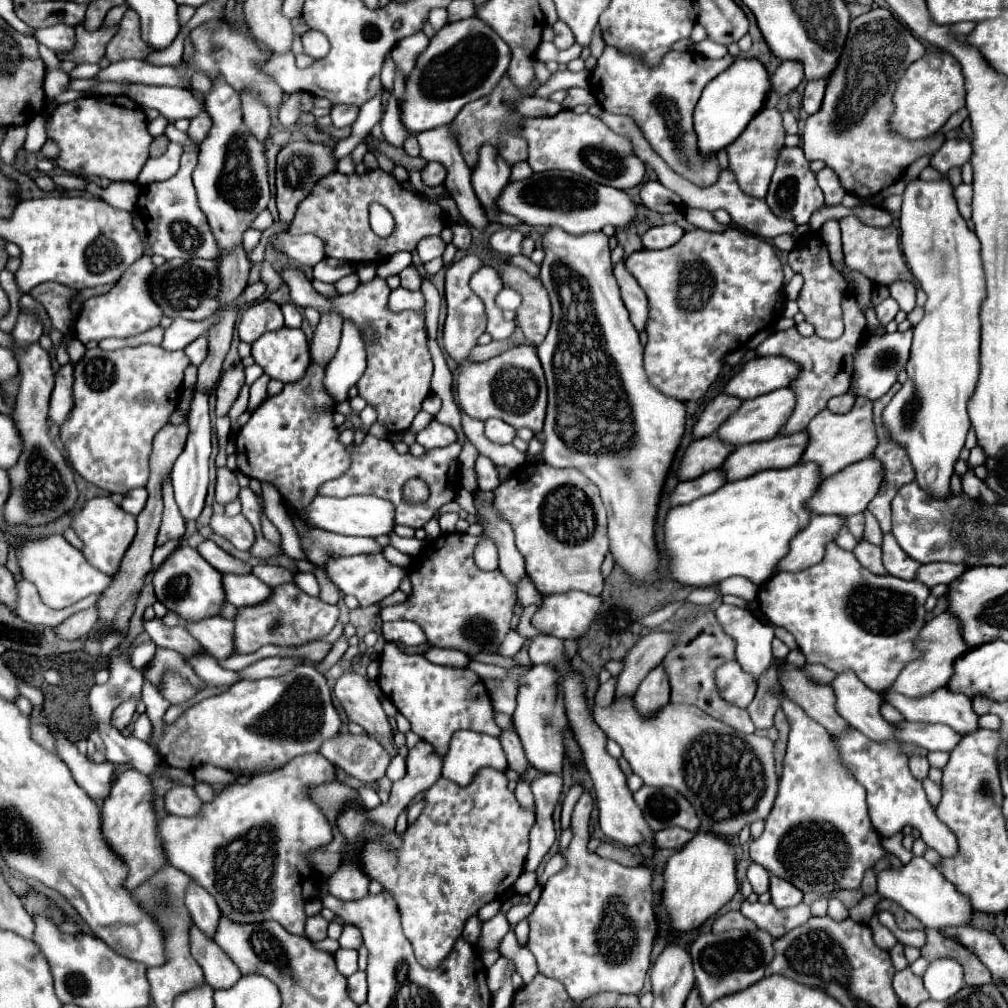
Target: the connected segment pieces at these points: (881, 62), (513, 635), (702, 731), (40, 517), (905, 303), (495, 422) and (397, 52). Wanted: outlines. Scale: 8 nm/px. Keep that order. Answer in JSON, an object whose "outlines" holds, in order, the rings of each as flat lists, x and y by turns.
{"outlines":[[[883,7,871,9,869,13,863,13,861,17,851,21,849,35,847,35,843,53,839,57,839,63,827,81,823,105,815,115,807,119,803,129,803,141,801,141,801,149,807,161,819,159,827,167,831,167,837,173,841,187,847,193,855,197,877,195,885,187,897,183,913,161,917,161,923,155,933,155,943,145,945,135,941,133,927,137,923,141,907,141,907,139,901,139,899,135,893,135,893,131,889,131,889,115,893,113,893,103,891,103,893,91,901,75,907,71,909,63,921,59,923,53,925,53,925,47,921,45,921,41,889,9,883,9]],[[515,629,507,635,507,639,505,639,505,643,501,643,501,647,497,649,497,653,499,655,505,655,505,657,513,657,513,655,517,655,519,651,521,651,521,647,525,645,525,637,521,637]],[[629,695,615,697,605,707,595,705,593,719,609,739,621,745,623,757,629,761,633,773,639,775,645,785,673,787,693,803,703,831,733,837,755,819,765,819,773,809,773,801,777,795,777,775,773,763,773,743,769,739,759,735,743,735,741,731,713,719,693,705,667,703,659,711,643,717,635,707,635,699]],[[37,343,25,351,25,355,17,355,17,347,13,353,19,361,21,369,21,387,15,401,13,421,23,441,23,451,19,461,7,469,11,481,11,493,3,505,3,519,9,525,47,525,73,511,79,499,79,491,73,479,73,469,67,465,63,453,53,445,49,437,49,399,55,383,55,373,51,369,51,357]],[[905,281,891,283,889,291,891,291,891,297,899,303,901,311,911,313,915,309,915,293,917,293,917,289,911,283,905,283]],[[487,419,485,421,485,437,491,439,493,443,499,443,499,445,511,443,515,439,515,433,517,433,517,429,501,419]],[[419,31,417,35,411,35,411,37,405,37,401,39,395,49,391,51,391,57,395,61,395,67,403,73,403,79,407,81,415,63,417,63,417,57,425,51,425,47,429,45,429,39,423,31]]]}

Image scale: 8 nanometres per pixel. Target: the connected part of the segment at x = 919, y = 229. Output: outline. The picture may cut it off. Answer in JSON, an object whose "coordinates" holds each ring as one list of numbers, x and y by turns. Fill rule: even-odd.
{"coordinates":[[947,177,941,179,941,181,921,181,921,179,915,179,911,183,907,183,905,187,905,193,903,193,903,207,901,207,901,245,903,245,903,255,905,255,905,261,907,261,907,267,909,271,915,275,915,279,921,283,921,289,927,293,927,303,925,303,925,317,919,325,915,325,915,331,913,331,913,347,911,347,911,359,907,363,907,375,909,379,903,383,901,391,891,399,891,403,885,407,883,411,883,421,885,425,889,427,889,433,891,437,901,443,907,453,909,453,909,459,915,467,915,481,919,483,919,487,925,487,925,491,935,497,935,499,945,499,951,489,949,489,949,481,951,481,951,475,955,471,955,461,959,459,959,453,965,445,965,437,967,437,967,431,971,427,969,423,969,415,967,415,967,403,977,387,977,379,979,379,979,343,981,343,981,319,979,319,979,309,981,309,981,301,983,301,983,295,985,295,985,275,983,275,983,267,981,267,981,245,979,245,979,239,973,231,969,231,965,219,961,219,959,211,957,211,957,203,953,203,953,187,949,185]]}

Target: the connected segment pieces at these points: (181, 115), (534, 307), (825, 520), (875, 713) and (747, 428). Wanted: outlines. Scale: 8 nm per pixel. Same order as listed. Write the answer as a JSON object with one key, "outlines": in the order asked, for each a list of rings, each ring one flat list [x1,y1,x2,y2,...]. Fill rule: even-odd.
{"outlines":[[[129,83,129,87,125,87,125,97,137,101,143,109,157,109,167,119,167,123,191,119,197,115,197,111,205,109,203,103,193,99,191,91,181,87]],[[509,263,501,267,499,275,505,287,513,287,521,293,523,303,517,309,517,321,527,341,537,347,545,339,551,325,551,303,543,283]],[[813,515,807,529,799,531,793,537,791,551,787,553,787,557,783,557,779,561,779,567,775,569,775,573,779,573,779,571,801,571,803,567,811,567,811,565,819,563,825,555,825,545,837,537,837,533,843,529,843,525,845,525,845,517,841,517,841,515]],[[853,671,837,673,831,687,835,693,837,713,851,727,859,729,873,741,895,741,893,725,887,723,877,709,877,699,881,699,881,695,865,687]],[[785,387,785,389,777,389,777,391,771,391,771,393,765,393,765,395,759,395,755,399,747,399,739,409,737,409,737,415,733,415,733,419,729,419,729,423,723,423,721,429,717,431,717,437,721,441,729,441,729,439,735,439,737,445,743,445,743,443,753,443,753,441,767,441,767,439,773,439,781,427,787,423,787,419,791,417,793,409,795,409,795,393,793,389]]]}

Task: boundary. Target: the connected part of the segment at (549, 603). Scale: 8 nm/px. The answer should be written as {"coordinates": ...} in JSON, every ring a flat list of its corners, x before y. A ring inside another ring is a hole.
{"coordinates":[[583,591,543,597,543,607,537,611,539,615,543,613,543,627,537,629,559,639,577,639,587,633,601,609,601,603,603,599,599,595]]}

